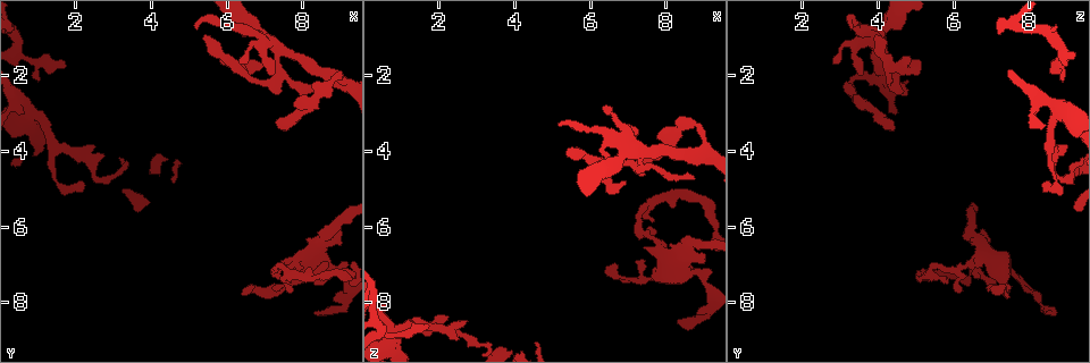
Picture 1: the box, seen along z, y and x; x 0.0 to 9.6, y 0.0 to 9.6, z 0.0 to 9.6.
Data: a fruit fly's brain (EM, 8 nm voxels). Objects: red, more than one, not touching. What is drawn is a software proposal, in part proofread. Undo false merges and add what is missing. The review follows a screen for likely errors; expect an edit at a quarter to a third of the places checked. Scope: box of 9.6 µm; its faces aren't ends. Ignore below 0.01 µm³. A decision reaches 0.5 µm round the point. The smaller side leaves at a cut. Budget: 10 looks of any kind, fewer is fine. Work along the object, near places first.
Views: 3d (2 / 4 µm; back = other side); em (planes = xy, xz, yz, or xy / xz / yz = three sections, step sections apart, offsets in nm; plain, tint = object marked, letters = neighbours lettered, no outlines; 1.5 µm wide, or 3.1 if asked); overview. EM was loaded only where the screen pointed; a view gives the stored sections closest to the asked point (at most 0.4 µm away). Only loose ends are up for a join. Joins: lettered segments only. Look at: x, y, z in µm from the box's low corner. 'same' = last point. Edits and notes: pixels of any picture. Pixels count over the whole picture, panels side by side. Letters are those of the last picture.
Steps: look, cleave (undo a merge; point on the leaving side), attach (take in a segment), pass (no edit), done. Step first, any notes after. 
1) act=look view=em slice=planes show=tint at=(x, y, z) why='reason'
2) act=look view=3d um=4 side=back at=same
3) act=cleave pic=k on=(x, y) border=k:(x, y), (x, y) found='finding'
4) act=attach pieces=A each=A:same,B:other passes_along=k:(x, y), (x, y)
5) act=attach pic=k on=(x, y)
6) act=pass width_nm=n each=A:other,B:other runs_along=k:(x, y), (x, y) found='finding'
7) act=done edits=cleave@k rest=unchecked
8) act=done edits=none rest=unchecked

act=look view=em slice=xz step=4 show=letters at=(6.25, 1.65, 2.85) why='an open end'

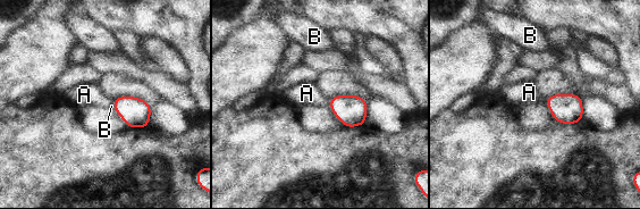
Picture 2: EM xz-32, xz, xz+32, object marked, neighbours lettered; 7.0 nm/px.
act=look view=em slice=planes show=letters at=same why='another direction'

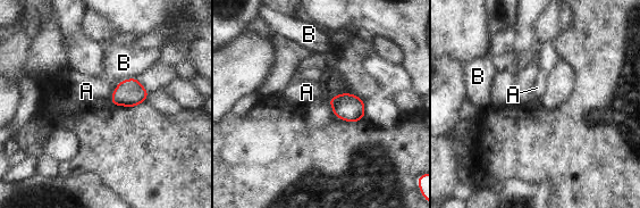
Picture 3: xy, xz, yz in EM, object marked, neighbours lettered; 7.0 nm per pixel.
act=pass each=A:other,B:other border=3:(116, 86), (109, 99) found='no lettered segment goes on from it'

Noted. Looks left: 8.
act=look view=em slice=planes show=letters at=(7.45, 3.40, 4.50) why='branch stops here'

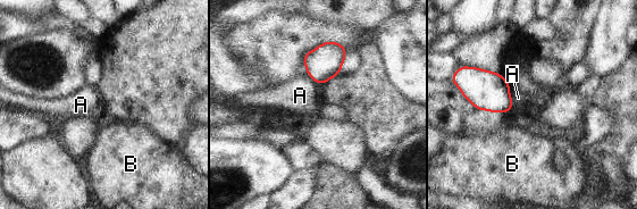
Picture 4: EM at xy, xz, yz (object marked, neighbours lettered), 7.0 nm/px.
act=pass longest_contact=A:180nm each=A:other,B:other found='none of them fits'

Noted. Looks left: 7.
act=look view=3d um=2 at=(7.50, 7.10, 6.20) why='branch point'

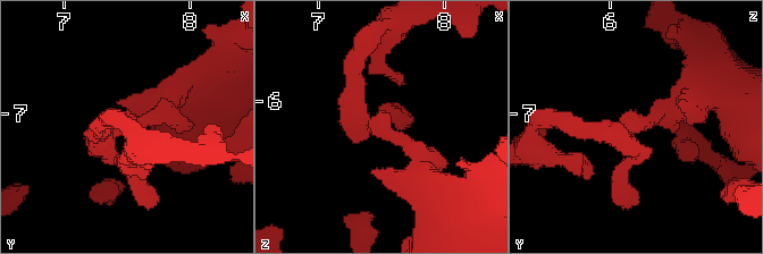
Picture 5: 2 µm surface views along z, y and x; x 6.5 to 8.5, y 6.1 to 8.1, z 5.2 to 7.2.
act=look view=em slice=planes show=tint at=(7.46, 7.08, 6.16) why='need the tissue'

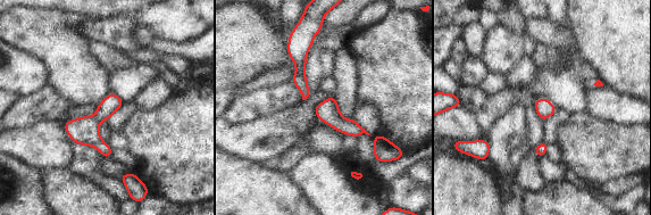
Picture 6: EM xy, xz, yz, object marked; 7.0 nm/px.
act=look view=em slice=planes show=letters at=same

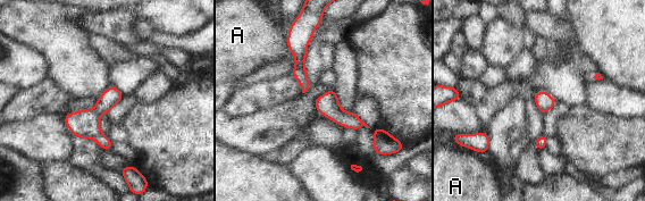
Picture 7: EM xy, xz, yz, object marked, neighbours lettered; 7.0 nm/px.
act=pass width_nm=120 each=A:other border=7:(286, 42), (289, 50) found='continuous, no second neuron'

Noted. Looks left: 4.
act=look view=em slice=planes show=tint at=(2.55, 4.75, 8.85) why='sharp bend'

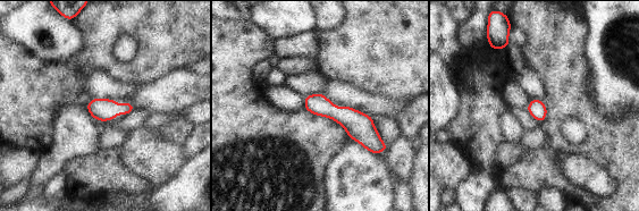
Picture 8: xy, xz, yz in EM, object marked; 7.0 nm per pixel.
act=look view=em slice=planes show=letters at=same why='see the neighbours'

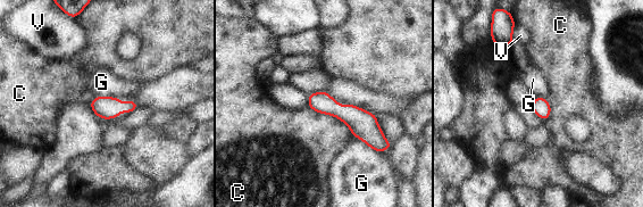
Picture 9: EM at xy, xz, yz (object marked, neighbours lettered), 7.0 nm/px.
act=pass width_nm=120 each=C:other,G:other,V:other found='continuous, no second neuron'

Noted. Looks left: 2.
act=done edits=none rest=unchecked

